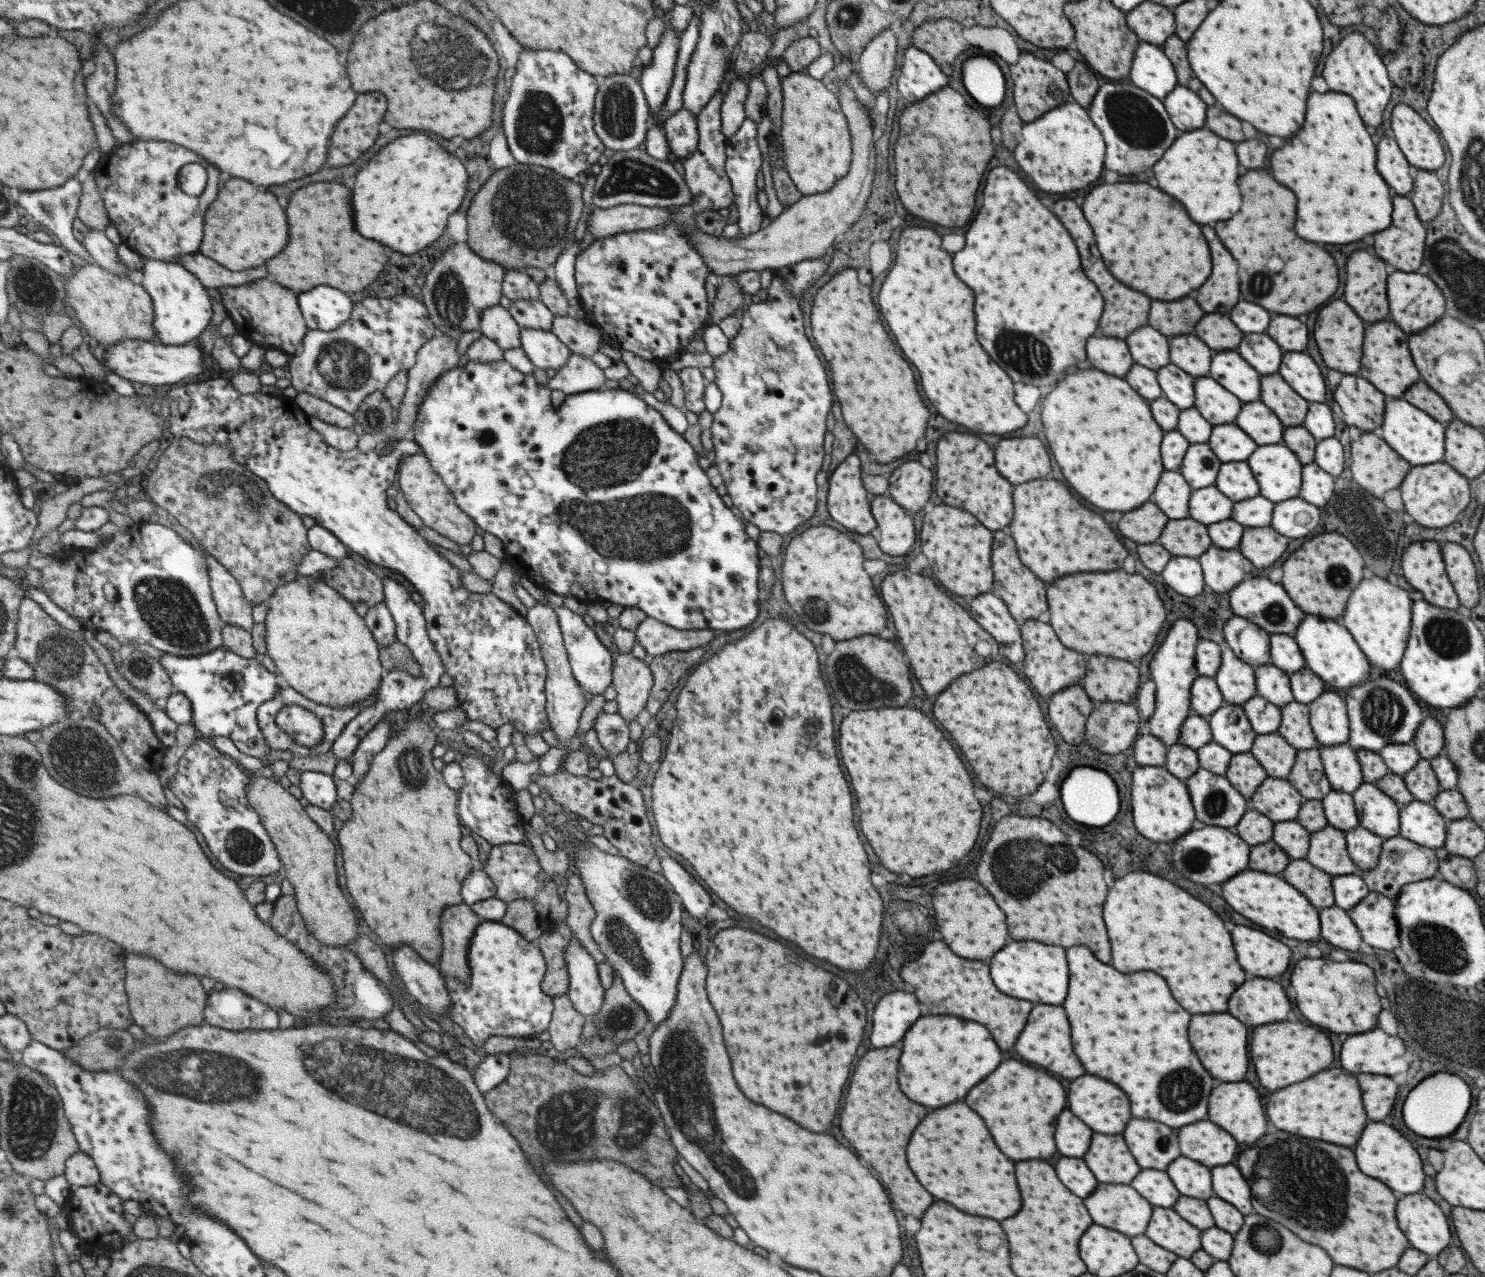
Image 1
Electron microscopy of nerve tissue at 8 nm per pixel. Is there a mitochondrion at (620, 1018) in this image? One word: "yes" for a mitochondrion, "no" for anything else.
yes

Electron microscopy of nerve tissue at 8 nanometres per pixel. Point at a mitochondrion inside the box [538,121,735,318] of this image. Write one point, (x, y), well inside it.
(628, 175)

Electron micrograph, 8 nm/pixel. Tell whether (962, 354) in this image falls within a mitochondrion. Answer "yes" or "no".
no

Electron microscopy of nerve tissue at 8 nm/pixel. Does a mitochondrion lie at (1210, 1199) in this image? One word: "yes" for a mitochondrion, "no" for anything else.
no

